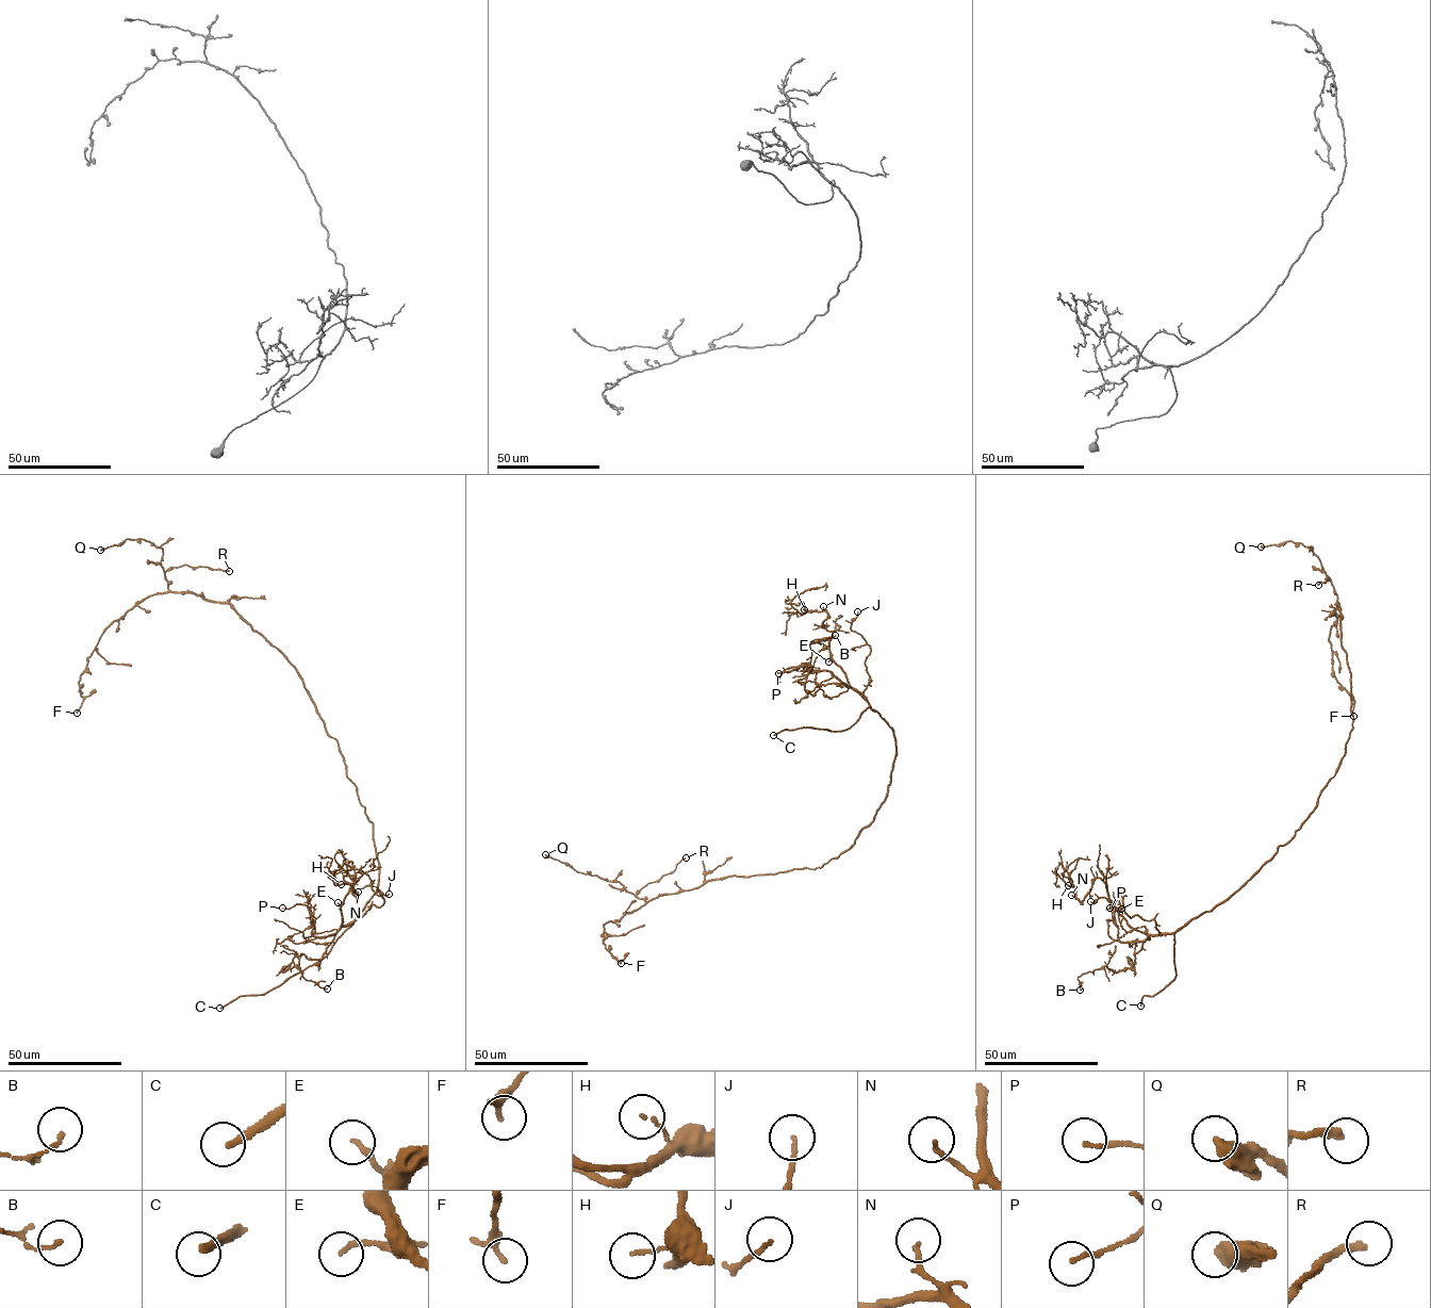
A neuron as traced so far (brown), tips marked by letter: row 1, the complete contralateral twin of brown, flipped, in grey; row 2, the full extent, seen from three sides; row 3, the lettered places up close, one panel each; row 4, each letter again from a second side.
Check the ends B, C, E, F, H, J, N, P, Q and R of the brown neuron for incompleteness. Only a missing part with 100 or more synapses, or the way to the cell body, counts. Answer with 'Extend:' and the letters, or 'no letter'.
Extend: C

